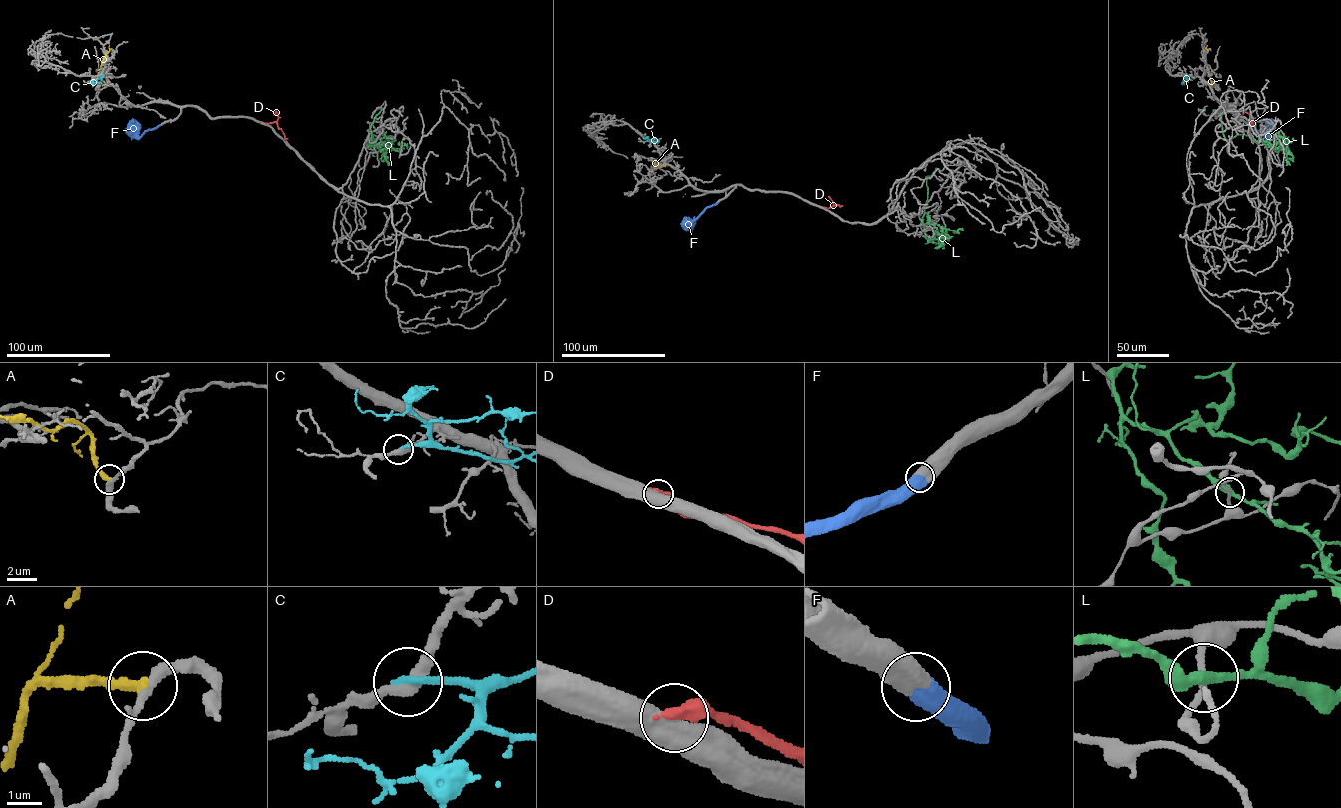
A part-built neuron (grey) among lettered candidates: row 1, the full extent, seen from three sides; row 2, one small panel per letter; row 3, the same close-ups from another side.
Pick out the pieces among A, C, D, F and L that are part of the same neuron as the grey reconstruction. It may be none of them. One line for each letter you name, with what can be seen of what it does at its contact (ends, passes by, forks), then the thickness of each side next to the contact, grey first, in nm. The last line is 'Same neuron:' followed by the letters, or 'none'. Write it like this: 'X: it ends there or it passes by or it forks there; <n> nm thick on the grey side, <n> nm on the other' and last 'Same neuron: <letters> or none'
F: it ends there; 700 nm thick on the grey side, 700 nm on the other
Same neuron: F

